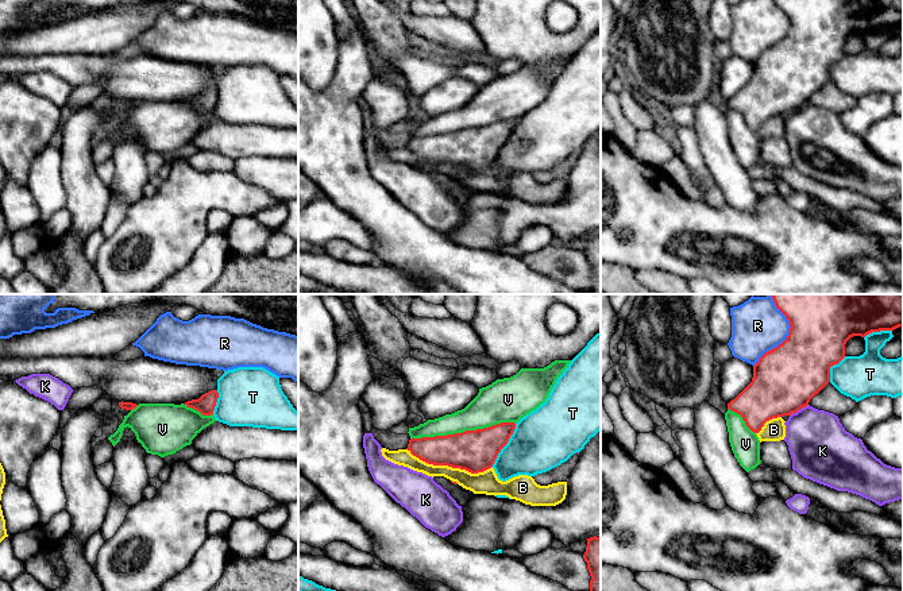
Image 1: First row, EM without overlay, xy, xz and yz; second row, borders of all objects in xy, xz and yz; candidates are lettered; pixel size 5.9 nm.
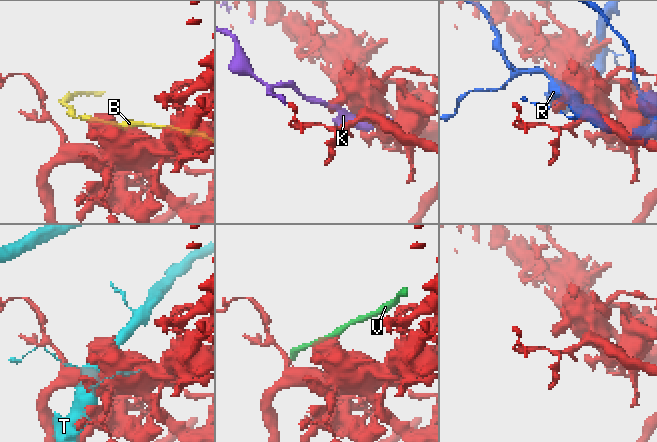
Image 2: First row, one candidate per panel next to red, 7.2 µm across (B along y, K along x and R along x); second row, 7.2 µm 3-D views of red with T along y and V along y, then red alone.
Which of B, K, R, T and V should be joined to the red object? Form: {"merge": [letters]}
{"merge": []}

